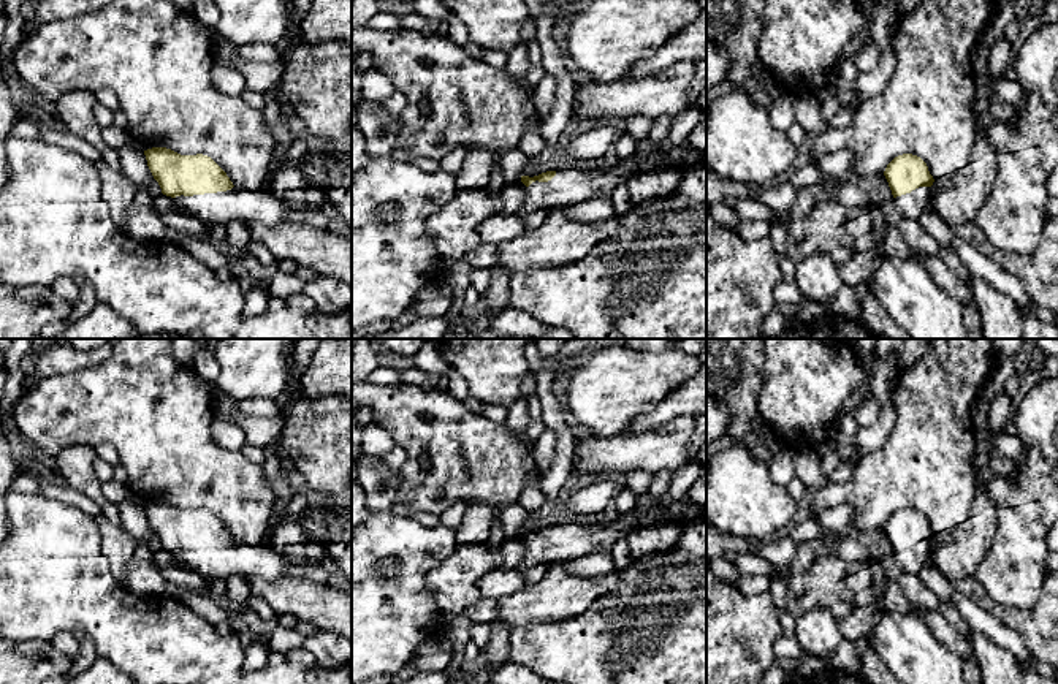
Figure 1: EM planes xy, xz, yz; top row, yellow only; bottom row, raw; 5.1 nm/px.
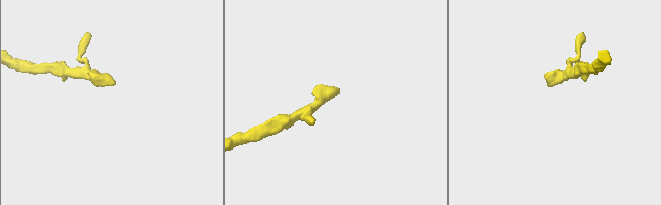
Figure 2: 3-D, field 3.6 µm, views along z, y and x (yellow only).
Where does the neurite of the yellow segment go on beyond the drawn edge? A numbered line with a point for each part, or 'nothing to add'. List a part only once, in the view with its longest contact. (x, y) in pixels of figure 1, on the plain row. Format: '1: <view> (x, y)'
1: xy (263, 561)

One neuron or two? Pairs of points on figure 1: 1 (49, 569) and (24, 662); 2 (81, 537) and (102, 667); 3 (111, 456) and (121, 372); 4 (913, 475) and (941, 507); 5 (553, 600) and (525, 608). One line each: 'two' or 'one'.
1: two
2: two
3: two
4: one
5: one

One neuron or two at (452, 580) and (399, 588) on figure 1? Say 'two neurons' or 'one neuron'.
two neurons

